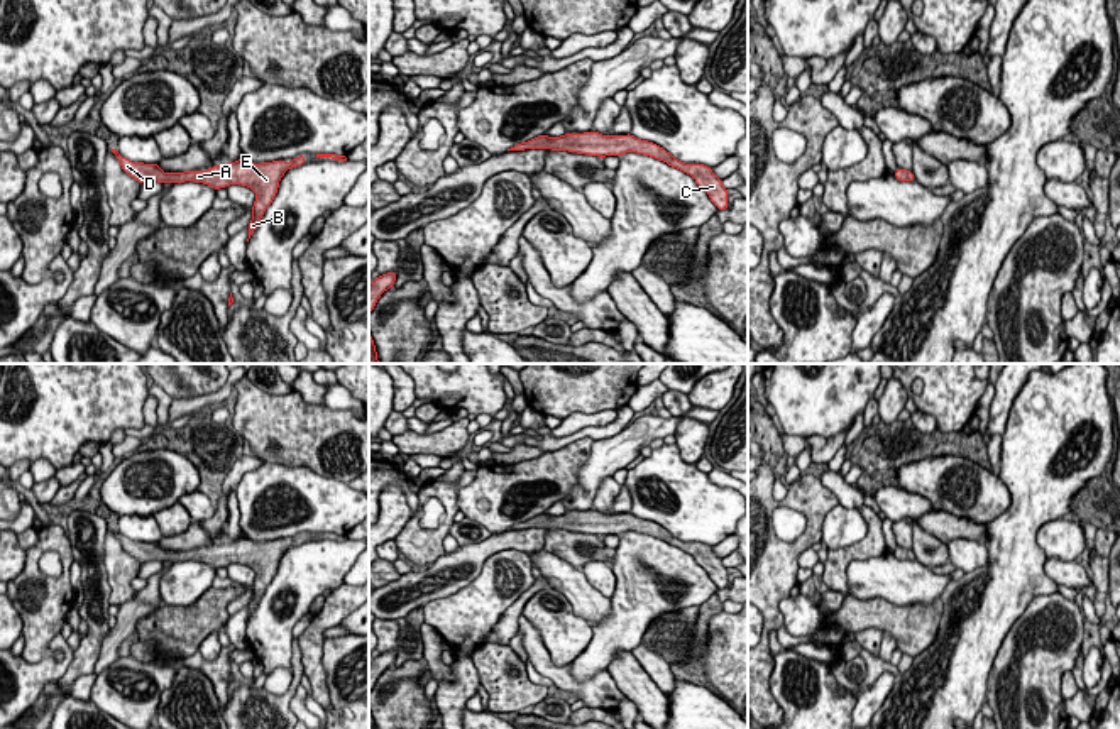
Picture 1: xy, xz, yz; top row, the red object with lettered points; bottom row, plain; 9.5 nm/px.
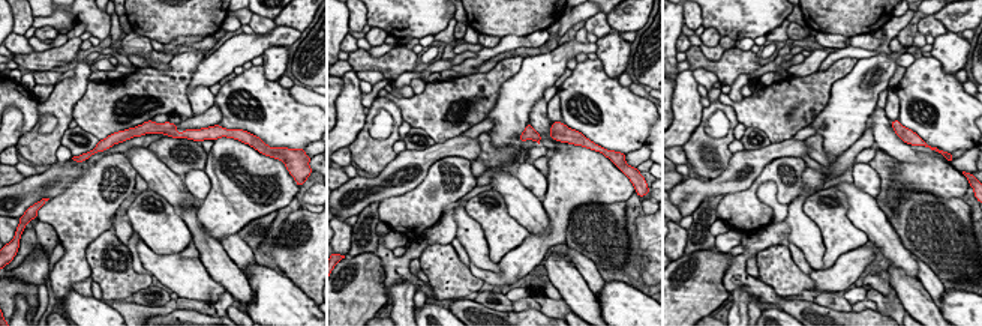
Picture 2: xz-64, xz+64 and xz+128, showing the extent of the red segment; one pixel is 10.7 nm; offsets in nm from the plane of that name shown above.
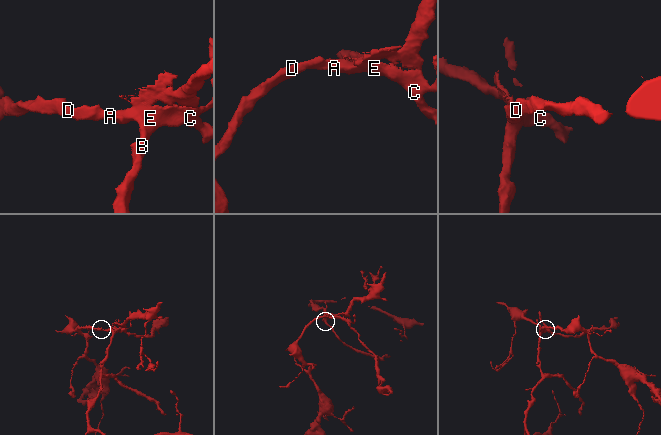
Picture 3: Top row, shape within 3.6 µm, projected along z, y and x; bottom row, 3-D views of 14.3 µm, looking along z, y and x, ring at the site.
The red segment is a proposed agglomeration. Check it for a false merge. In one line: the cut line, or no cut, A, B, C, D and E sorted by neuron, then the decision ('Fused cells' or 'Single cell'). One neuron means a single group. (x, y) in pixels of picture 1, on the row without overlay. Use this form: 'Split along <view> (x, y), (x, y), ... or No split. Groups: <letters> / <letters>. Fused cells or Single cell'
No split. Groups: A B C D E. Single cell

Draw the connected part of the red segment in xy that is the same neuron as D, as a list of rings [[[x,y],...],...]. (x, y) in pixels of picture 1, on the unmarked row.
[[[117,528],[112,531],[115,533],[117,540],[120,541],[122,548],[137,558],[140,563],[144,562],[184,562],[195,560],[211,565],[213,568],[227,567],[230,563],[242,563],[250,567],[255,572],[255,580],[252,585],[252,599],[249,600],[249,617],[255,611],[266,587],[272,582],[279,560],[284,551],[291,546],[298,546],[306,541],[305,534],[298,534],[289,541],[284,540],[272,540],[254,543],[244,533],[235,541],[227,541],[225,545],[211,545],[206,550],[184,550],[184,551],[164,551],[157,543],[144,543],[144,541],[132,541],[122,536]]]

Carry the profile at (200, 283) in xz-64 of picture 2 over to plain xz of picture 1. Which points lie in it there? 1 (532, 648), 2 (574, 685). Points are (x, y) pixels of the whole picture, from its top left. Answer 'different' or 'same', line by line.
1: same
2: same

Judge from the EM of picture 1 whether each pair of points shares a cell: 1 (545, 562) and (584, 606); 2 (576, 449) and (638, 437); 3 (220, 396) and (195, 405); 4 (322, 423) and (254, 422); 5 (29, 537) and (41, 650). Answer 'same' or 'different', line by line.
1: same
2: different
3: same
4: same
5: different

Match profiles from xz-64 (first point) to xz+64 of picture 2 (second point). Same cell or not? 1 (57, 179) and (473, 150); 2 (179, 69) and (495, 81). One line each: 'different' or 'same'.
1: same
2: same

